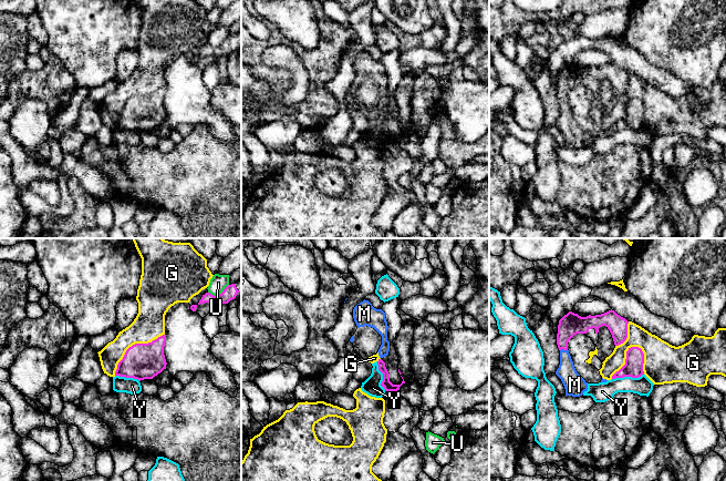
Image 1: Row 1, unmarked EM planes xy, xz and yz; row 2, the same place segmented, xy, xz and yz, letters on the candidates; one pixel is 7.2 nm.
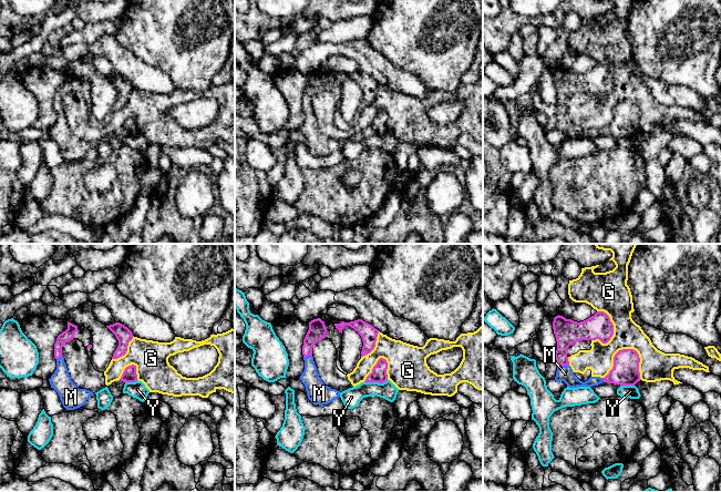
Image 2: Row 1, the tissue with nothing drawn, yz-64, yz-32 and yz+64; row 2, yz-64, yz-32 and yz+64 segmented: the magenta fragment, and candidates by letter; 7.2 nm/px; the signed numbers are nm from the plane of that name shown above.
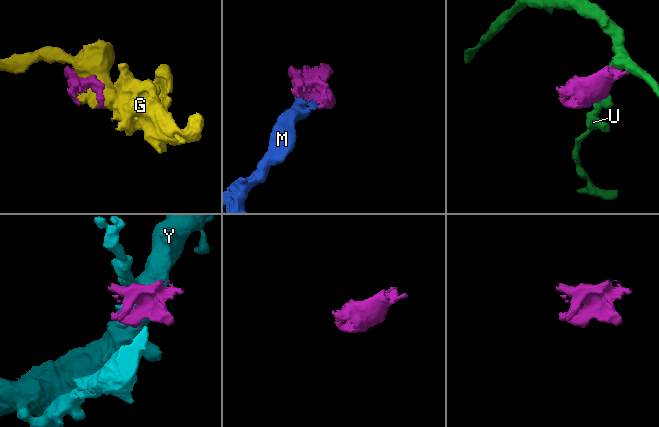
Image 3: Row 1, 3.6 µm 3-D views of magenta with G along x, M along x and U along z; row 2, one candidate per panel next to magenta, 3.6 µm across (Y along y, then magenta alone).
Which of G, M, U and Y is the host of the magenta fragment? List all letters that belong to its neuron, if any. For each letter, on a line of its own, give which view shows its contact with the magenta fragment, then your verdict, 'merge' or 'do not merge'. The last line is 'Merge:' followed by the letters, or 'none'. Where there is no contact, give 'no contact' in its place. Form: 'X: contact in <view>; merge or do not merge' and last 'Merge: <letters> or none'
G: contact in yz; do not merge
M: contact in yz; merge
U: contact in xy; do not merge
Y: contact in yz; do not merge
Merge: M

